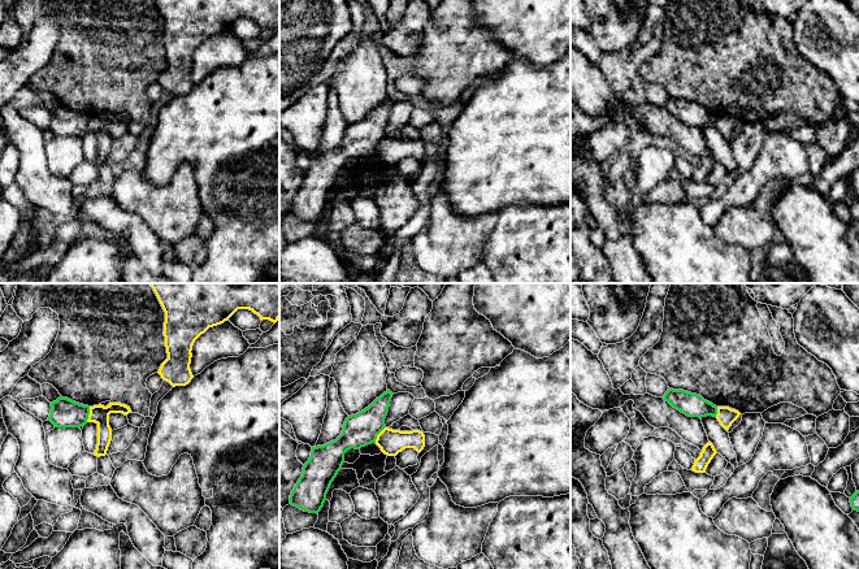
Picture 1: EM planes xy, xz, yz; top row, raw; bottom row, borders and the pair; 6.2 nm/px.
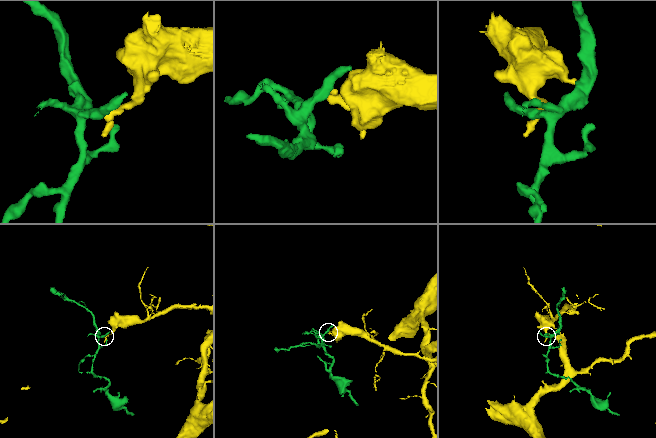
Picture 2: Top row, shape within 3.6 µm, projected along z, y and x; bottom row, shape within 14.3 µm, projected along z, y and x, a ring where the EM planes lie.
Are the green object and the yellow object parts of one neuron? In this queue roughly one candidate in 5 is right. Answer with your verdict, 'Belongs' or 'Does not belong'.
Does not belong

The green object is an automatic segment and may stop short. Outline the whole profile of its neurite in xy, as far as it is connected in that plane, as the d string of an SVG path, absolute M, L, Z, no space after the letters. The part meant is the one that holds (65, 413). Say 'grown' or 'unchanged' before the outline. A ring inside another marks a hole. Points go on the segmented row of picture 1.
unchanged; M60 396L51 403L51 421L55 427L81 427L87 424L90 407L75 403L68 398Z

